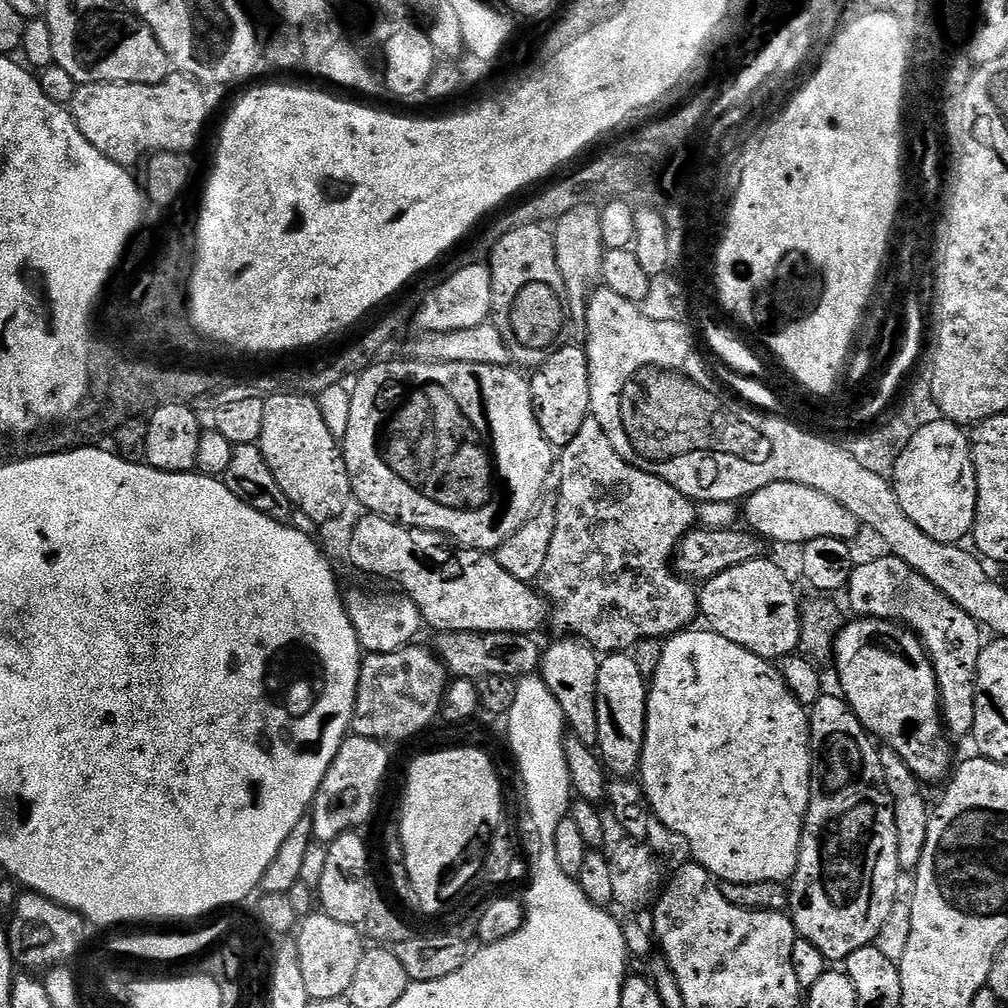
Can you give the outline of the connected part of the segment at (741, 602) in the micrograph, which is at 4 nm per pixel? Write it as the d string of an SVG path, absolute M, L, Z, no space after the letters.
M757 558L703 581L698 592L698 612L711 631L769 662L791 656L798 649L801 609L792 601L787 574L772 560Z

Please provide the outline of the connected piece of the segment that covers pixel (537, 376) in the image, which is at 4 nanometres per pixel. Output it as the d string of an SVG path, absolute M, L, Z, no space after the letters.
M580 345L553 349L546 362L530 376L532 386L532 406L538 426L549 445L563 450L578 434L582 422L589 419L590 386L587 351Z

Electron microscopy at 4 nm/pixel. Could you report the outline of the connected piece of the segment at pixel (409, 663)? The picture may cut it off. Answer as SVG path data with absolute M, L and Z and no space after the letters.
M411 644L398 651L367 653L359 672L351 731L383 744L404 742L426 729L441 713L448 671L429 647Z

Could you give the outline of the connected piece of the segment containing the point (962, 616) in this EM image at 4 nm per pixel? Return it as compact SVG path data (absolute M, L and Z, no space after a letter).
M891 554L868 560L851 569L846 593L848 604L857 617L877 616L879 620L895 620L915 632L928 653L936 672L942 723L953 737L971 733L976 701L976 667L982 647L981 625L962 610L946 594L942 594L922 574Z

